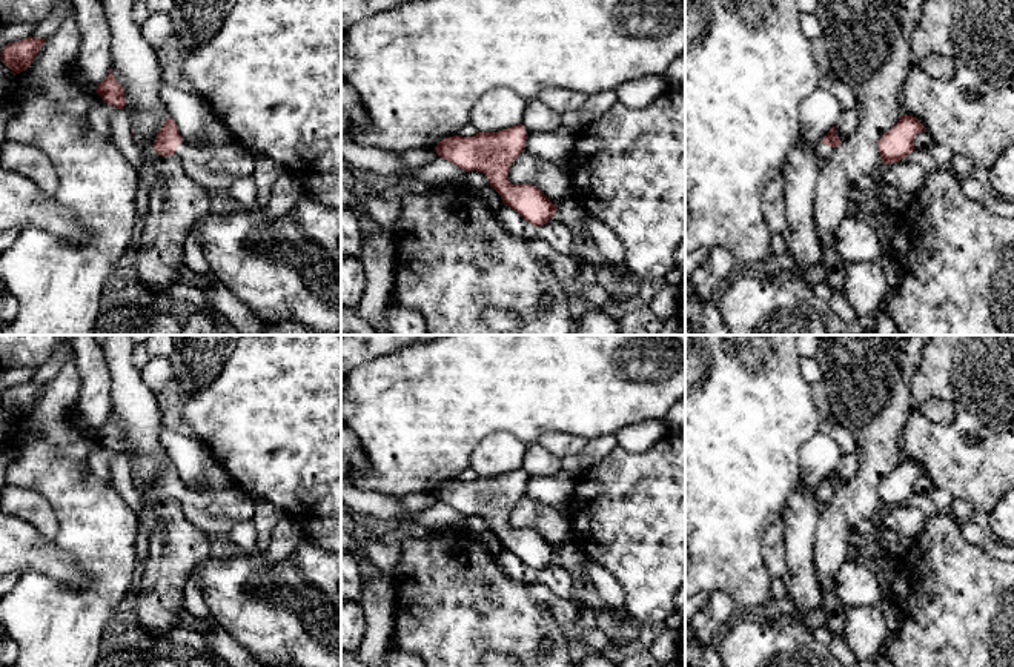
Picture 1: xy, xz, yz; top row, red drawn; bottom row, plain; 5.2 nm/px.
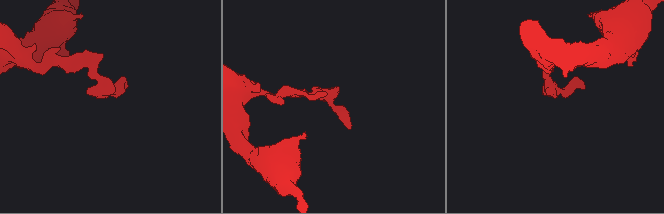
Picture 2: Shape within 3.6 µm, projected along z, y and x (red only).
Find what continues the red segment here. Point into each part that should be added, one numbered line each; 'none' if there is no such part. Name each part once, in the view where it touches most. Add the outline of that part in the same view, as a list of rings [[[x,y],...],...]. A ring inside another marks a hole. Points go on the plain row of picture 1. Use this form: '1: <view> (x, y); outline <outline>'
1: xy (215, 512); outline [[[186,486],[175,495],[186,519],[206,535],[227,535],[234,526],[250,521],[255,501],[238,486],[200,493]]]

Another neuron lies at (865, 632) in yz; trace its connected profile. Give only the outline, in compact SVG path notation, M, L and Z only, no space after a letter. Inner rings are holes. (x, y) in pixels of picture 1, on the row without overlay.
M880 604L845 610L843 641L860 667L870 667L882 653L890 635Z

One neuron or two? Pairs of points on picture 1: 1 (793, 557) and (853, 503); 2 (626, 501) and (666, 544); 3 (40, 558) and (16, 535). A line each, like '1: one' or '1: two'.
1: two
2: one
3: one

